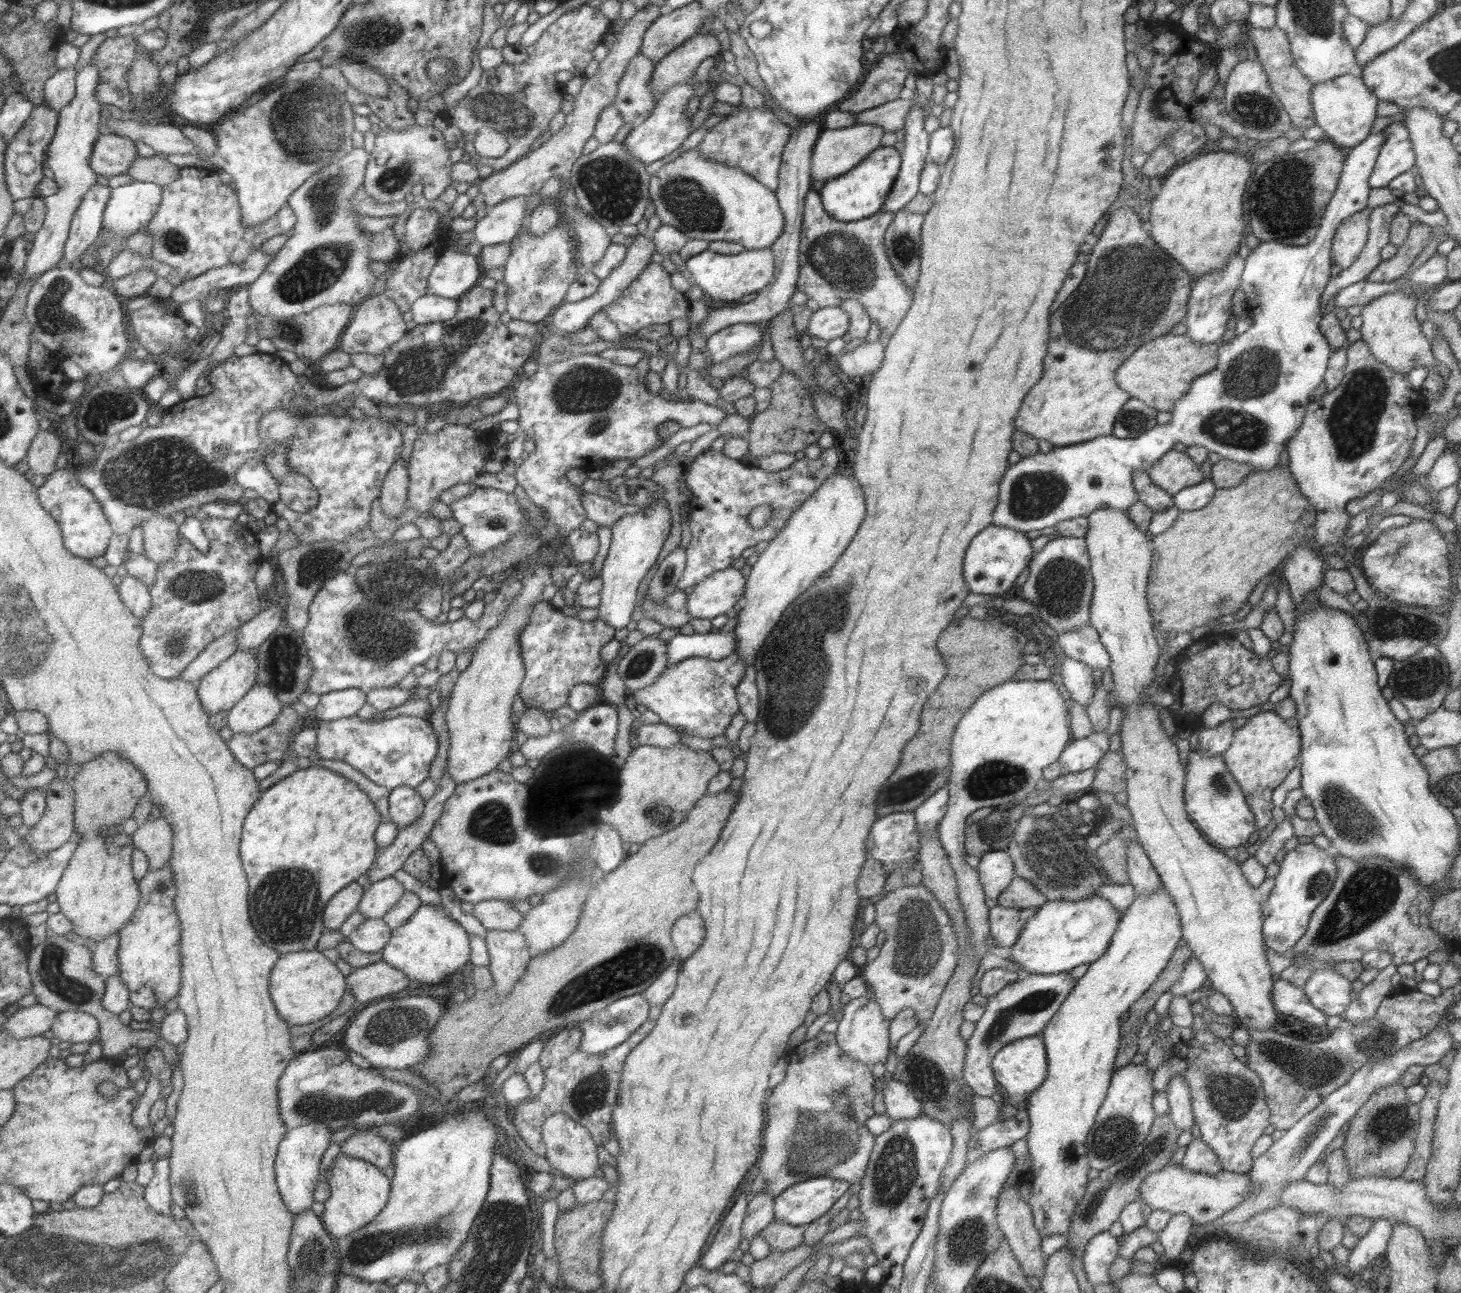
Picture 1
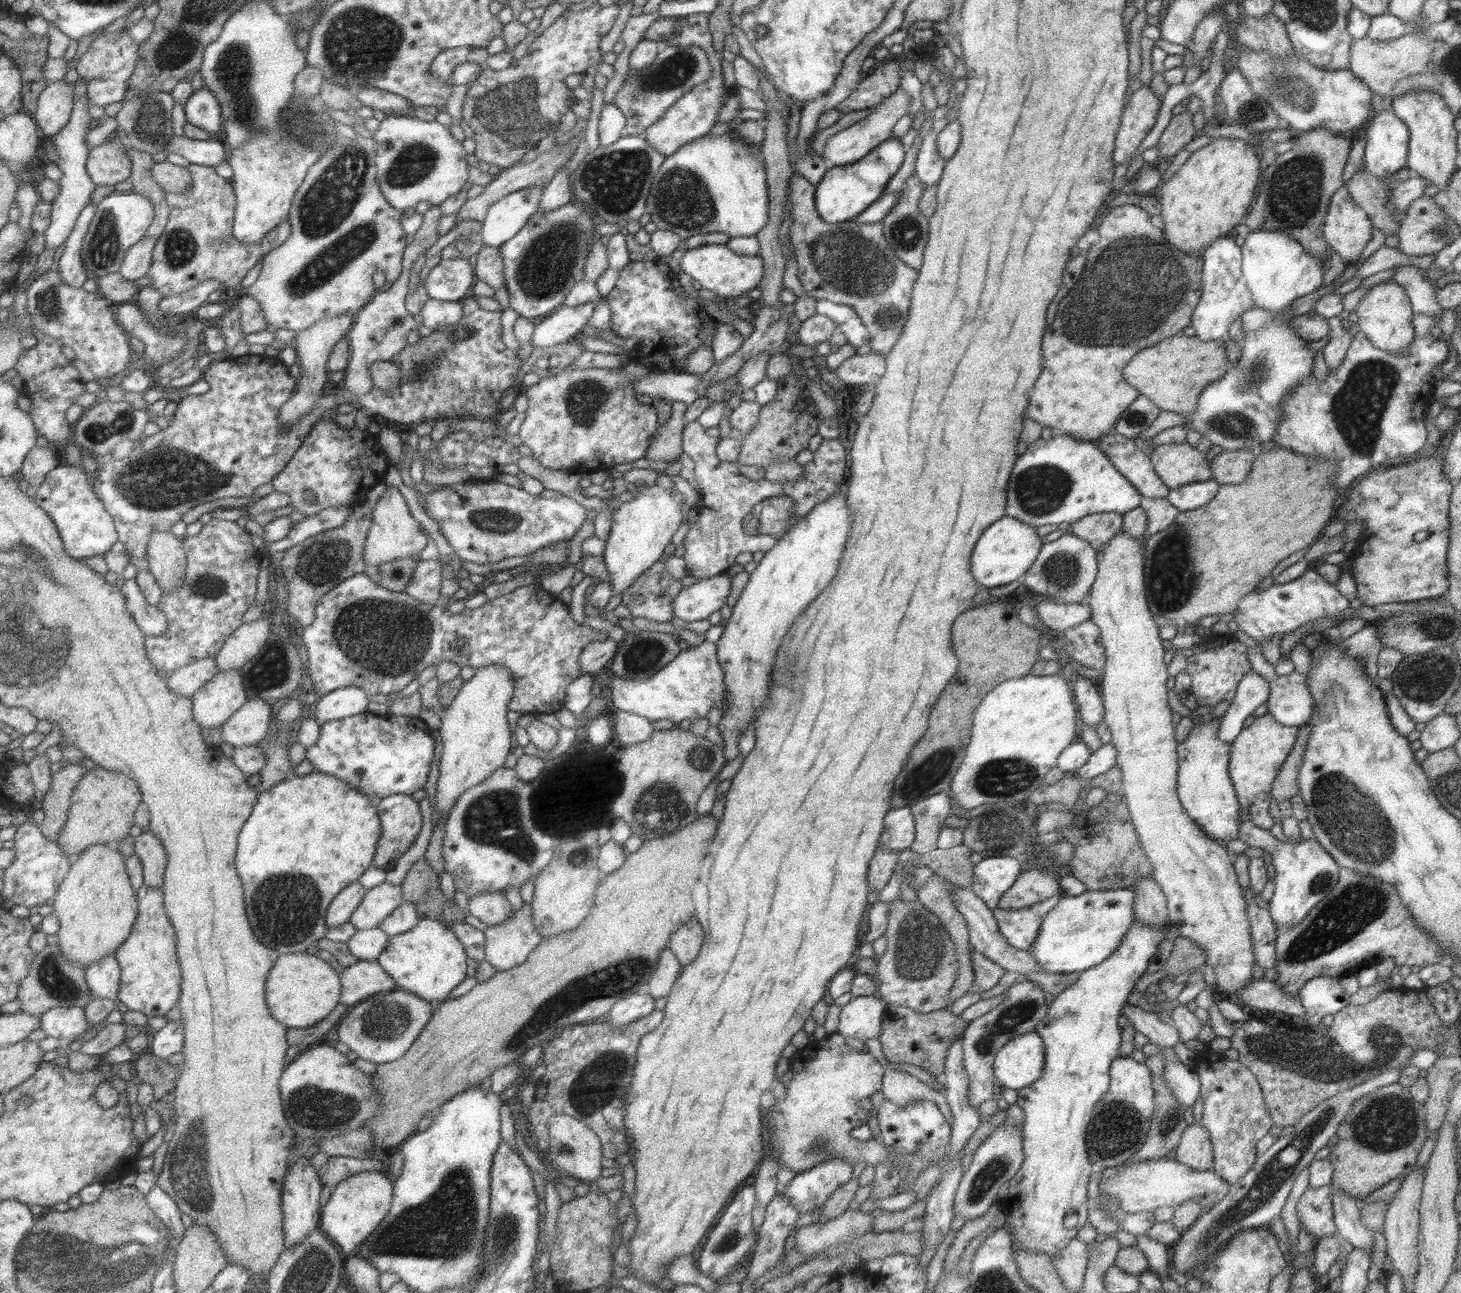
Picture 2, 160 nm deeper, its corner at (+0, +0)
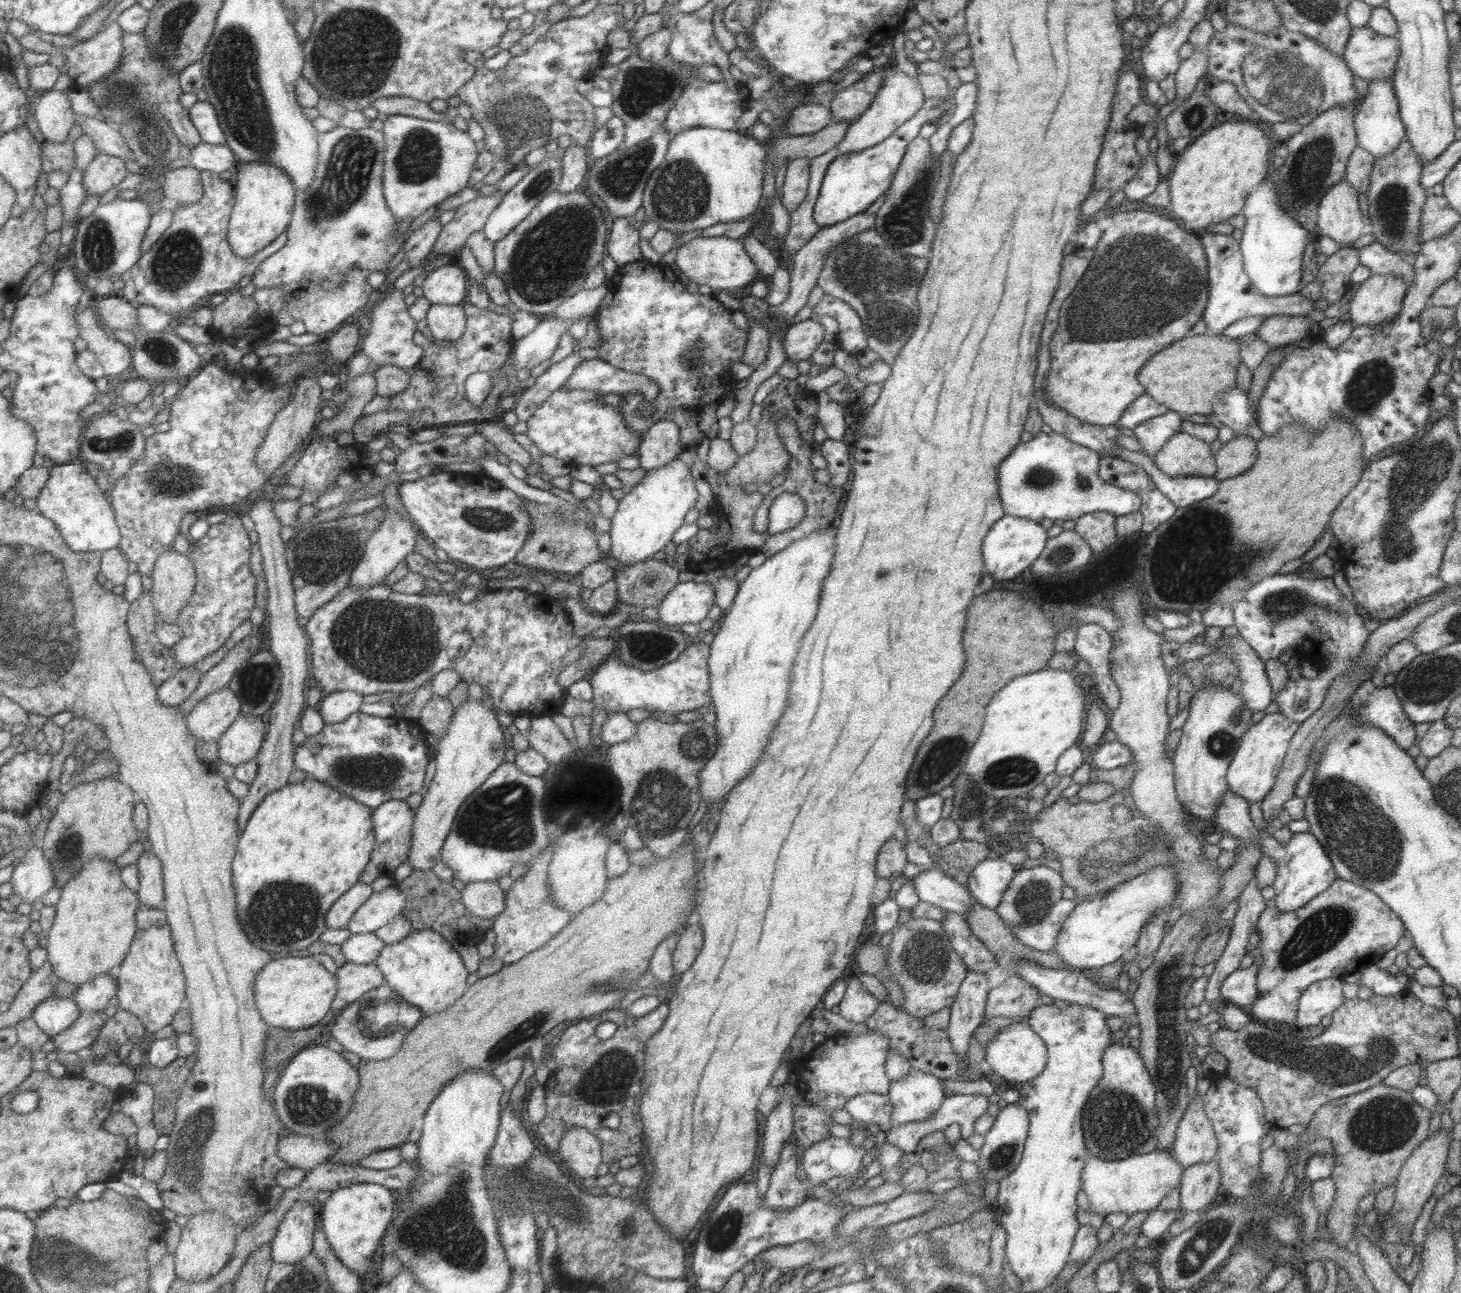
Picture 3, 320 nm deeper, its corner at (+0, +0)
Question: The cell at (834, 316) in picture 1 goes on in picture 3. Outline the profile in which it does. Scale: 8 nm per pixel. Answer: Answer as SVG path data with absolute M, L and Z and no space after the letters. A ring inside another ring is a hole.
M810 318L796 323L792 322L783 333L785 334L782 342L784 355L795 363L809 359L811 353L823 341L823 327Z

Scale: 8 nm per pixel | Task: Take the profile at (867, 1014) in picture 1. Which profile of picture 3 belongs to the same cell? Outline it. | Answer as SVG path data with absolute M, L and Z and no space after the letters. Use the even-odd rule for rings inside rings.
M854 977L846 984L843 999L837 1004L839 1016L845 1021L852 1023L863 1023L877 1008L877 1000L871 993L861 986L859 979Z

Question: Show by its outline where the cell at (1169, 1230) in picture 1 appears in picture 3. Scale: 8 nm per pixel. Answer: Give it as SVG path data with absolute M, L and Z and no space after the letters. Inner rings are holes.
M1216 1160L1195 1163L1182 1170L1180 1176L1180 1208L1193 1212L1203 1208L1221 1191L1220 1170Z

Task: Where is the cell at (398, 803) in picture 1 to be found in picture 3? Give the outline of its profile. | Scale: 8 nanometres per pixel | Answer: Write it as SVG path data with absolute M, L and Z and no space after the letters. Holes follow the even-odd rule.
M390 800L374 809L374 829L376 832L376 845L372 860L367 865L366 872L361 876L360 882L373 884L379 877L387 877L394 881L395 870L408 859L410 855L412 838L414 835L414 820L416 811L410 807L406 800Z

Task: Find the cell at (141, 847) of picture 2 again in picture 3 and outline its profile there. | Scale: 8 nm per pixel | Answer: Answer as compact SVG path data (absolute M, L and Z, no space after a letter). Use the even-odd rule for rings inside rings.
M151 851L143 852L138 860L140 869L141 890L139 890L140 905L151 909L163 908L166 900L164 881L164 866L161 859Z

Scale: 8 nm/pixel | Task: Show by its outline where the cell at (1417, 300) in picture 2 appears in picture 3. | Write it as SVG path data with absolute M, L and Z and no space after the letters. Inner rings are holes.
M1375 241L1356 250L1358 251L1358 264L1368 268L1371 273L1402 276L1407 287L1412 281L1410 258L1393 254Z

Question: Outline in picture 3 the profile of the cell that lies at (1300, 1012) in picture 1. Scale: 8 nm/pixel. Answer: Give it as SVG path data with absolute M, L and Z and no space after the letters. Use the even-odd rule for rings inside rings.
M1255 963L1248 968L1231 971L1218 986L1218 994L1221 994L1225 1002L1246 1009L1257 998L1257 967Z

